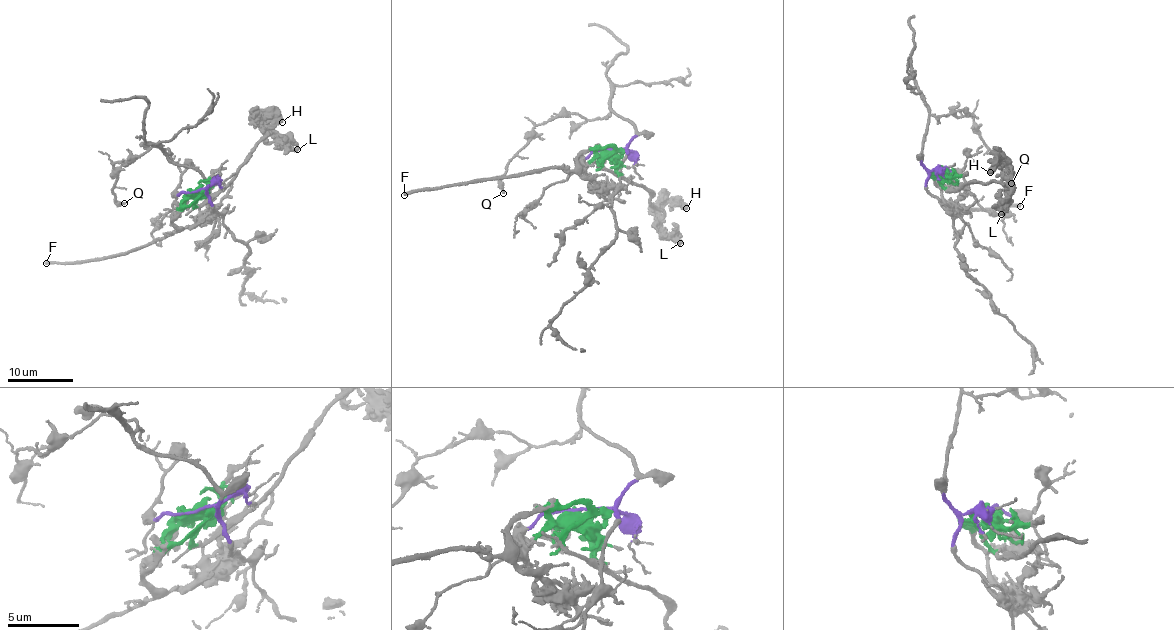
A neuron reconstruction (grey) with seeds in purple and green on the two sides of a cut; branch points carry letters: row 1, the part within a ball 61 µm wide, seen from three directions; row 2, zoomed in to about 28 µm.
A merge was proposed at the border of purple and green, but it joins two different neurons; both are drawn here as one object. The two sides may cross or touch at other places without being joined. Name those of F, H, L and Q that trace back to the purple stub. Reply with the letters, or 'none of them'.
Q

